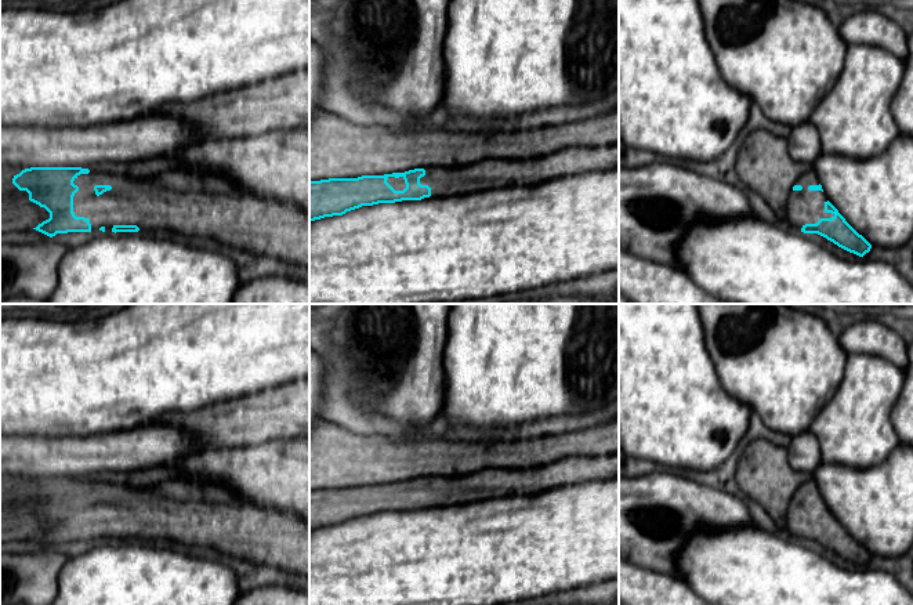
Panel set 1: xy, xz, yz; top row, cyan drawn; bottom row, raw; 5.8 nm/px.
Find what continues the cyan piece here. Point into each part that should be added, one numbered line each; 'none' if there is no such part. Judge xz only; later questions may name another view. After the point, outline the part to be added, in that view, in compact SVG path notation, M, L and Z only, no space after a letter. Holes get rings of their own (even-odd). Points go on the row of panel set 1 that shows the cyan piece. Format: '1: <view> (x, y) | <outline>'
1: xz (398, 184) | M388 177L387 182L395 189L395 191L403 191L406 188L403 177L395 178Z

